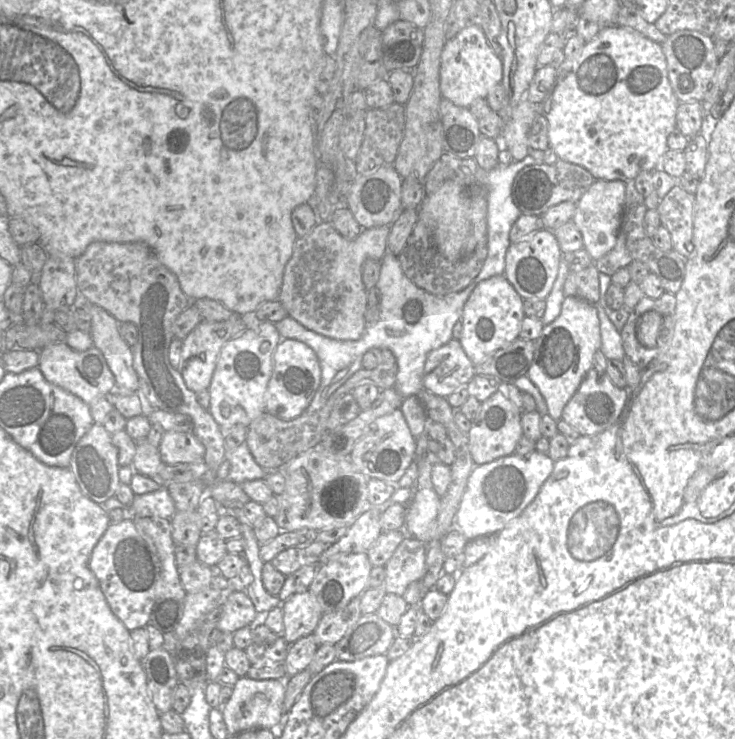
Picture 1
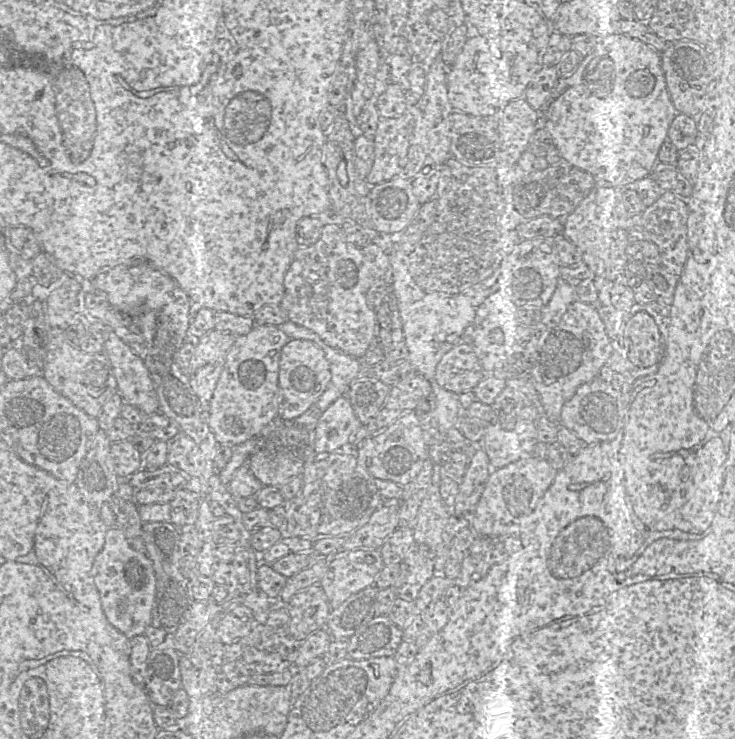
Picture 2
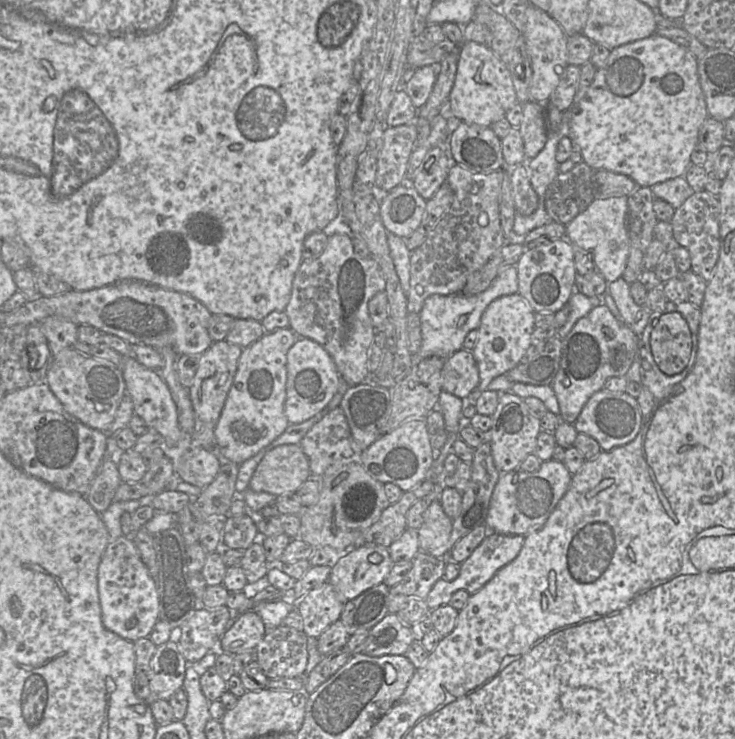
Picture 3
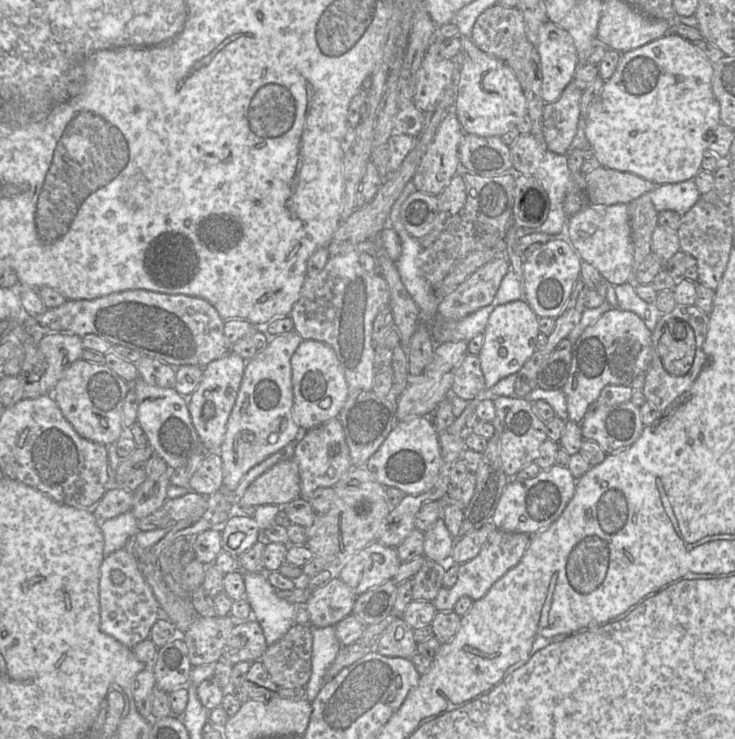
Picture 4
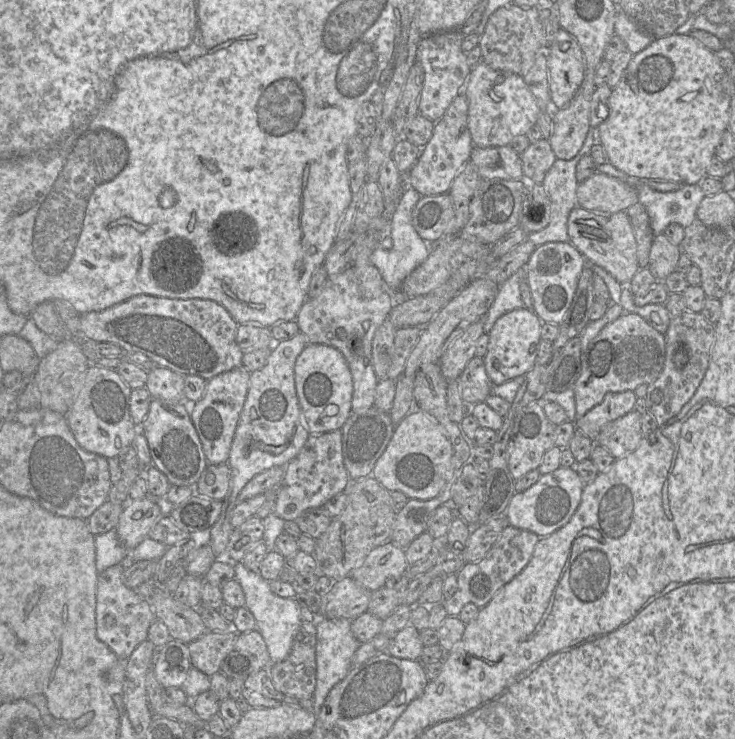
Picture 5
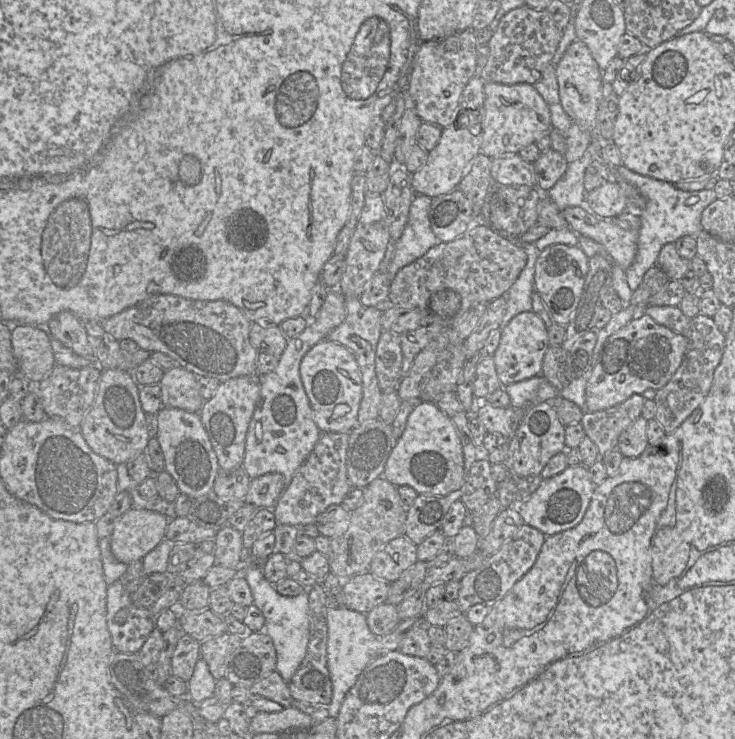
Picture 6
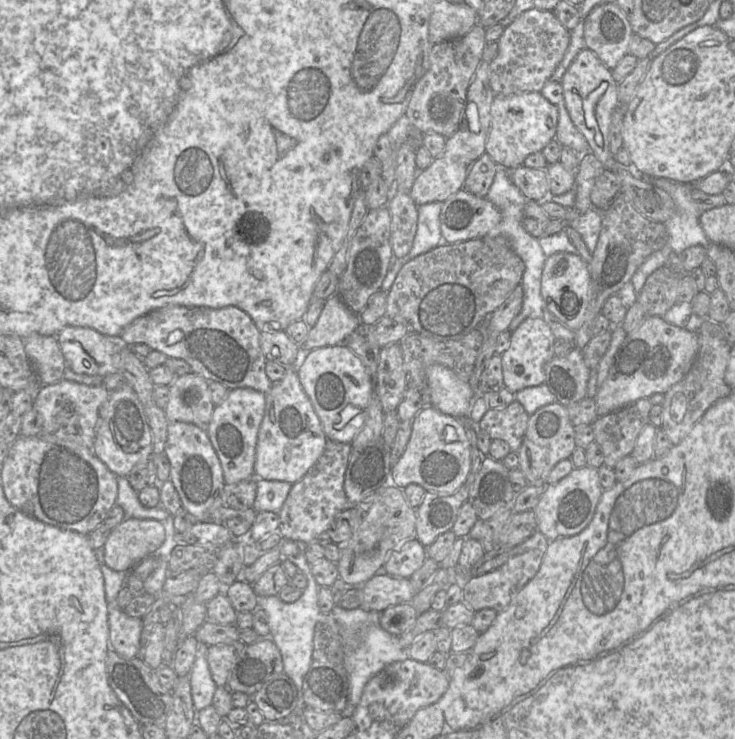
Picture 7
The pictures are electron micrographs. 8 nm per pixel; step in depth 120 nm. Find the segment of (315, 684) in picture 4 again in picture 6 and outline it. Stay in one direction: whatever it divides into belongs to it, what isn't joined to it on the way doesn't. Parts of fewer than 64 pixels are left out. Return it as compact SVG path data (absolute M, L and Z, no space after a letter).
M328 609L325 618L328 626L327 664L333 684L333 698L328 706L329 716L336 718L348 691L360 674L381 652L380 637L373 634L367 624L367 614L348 609Z

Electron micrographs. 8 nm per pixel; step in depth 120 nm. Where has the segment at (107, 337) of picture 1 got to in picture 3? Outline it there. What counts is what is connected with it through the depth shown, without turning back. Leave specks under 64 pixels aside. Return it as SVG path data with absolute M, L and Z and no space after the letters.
M122 356L119 367L125 381L126 393L134 405L134 413L143 419L149 429L161 434L168 447L175 446L182 437L182 431L178 424L177 408L166 383L156 371L146 368L133 356Z

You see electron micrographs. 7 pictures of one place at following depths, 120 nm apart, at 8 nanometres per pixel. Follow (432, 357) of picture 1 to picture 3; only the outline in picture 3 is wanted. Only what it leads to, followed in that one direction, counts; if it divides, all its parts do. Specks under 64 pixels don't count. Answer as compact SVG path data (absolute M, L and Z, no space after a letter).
M461 349L449 356L443 365L442 389L460 399L468 397L479 383L479 370L471 351Z

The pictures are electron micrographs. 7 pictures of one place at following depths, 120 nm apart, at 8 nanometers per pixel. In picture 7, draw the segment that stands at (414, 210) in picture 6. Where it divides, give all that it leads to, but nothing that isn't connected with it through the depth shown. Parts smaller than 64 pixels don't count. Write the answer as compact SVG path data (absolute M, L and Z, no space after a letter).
M430 202L417 206L418 223L413 245L409 253L401 258L403 265L439 245L445 245L440 228L442 202Z

